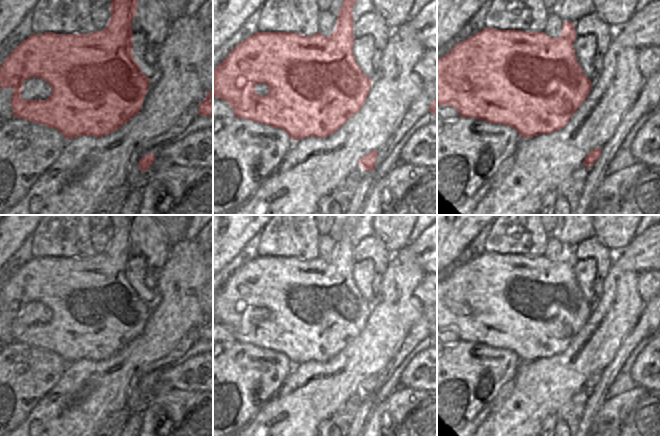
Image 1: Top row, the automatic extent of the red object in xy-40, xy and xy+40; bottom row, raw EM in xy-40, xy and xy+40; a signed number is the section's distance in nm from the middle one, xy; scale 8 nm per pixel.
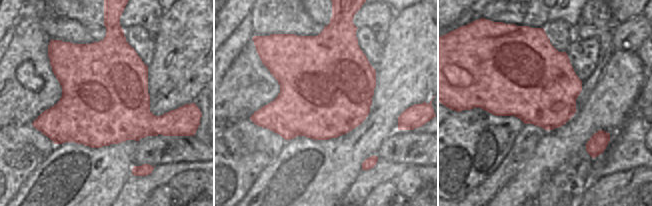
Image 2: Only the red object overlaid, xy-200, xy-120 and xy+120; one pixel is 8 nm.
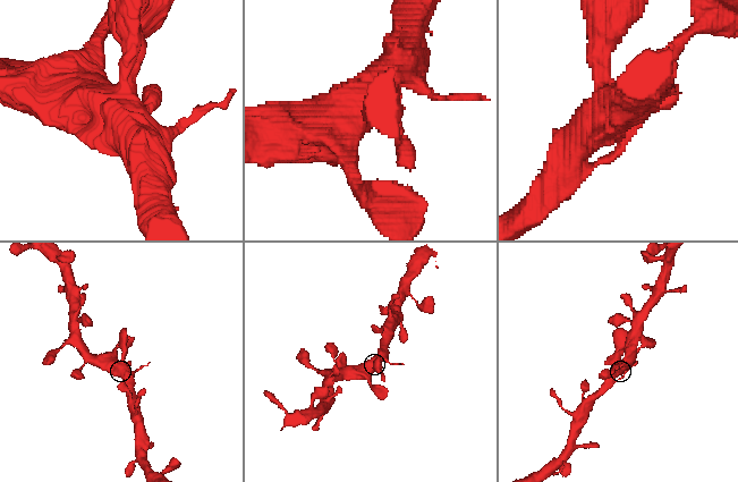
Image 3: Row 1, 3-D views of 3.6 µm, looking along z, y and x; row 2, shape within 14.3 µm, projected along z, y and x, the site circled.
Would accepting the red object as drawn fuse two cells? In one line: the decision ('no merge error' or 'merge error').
no merge error

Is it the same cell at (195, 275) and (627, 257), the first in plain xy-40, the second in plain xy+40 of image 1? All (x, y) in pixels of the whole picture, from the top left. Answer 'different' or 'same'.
different

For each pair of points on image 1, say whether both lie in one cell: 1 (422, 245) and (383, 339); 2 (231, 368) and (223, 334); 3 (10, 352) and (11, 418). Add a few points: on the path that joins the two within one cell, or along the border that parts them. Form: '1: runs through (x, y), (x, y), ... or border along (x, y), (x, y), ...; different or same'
1: border along (407, 245), (416, 262), (425, 271); different
2: border along (234, 341), (223, 347); different
3: runs through (11, 368), (11, 402); same

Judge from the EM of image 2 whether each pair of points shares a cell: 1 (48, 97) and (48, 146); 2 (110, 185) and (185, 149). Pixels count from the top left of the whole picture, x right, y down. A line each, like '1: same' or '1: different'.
1: different
2: different

